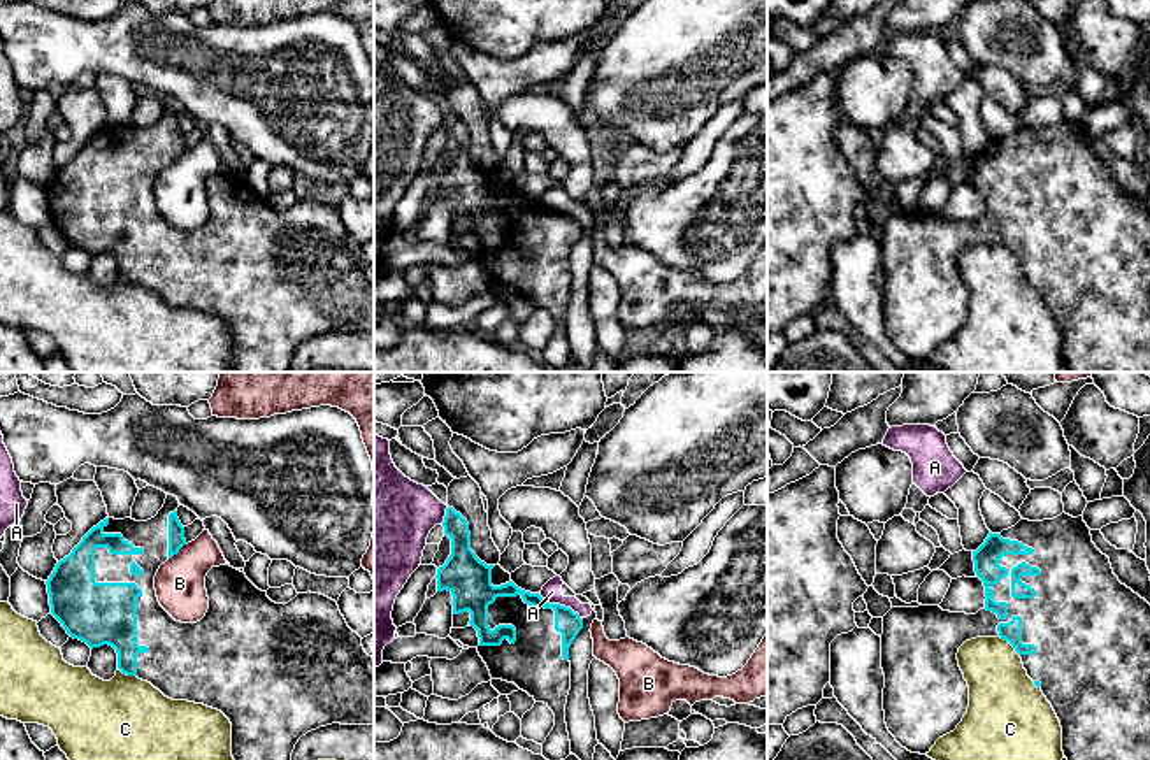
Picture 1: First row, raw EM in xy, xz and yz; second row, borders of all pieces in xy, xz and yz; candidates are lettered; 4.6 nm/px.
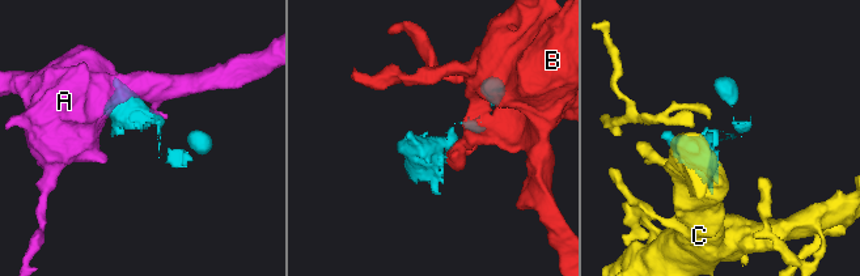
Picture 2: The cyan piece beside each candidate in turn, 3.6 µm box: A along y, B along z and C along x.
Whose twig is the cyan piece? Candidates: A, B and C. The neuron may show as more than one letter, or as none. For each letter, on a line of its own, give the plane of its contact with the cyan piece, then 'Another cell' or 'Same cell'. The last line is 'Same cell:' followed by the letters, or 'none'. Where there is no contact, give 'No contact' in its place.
A: Touches cyan in xz. Another cell
B: Touches cyan in xy. Another cell
C: Touches cyan in yz. Another cell
Same cell: none

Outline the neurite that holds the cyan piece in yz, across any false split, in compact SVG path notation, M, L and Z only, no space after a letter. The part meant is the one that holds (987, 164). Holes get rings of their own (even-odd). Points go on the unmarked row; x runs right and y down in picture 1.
M1066 119L1053 126L1029 128L1020 126L1015 133L1001 140L988 140L985 149L973 158L974 179L985 193L985 214L976 221L950 219L939 212L892 214L883 223L881 240L881 276L885 281L883 318L888 339L911 360L925 362L936 348L957 335L969 314L969 293L959 274L959 255L976 244L1001 244L1020 262L1027 283L1052 311L1062 333L1062 358L1071 372L1150 372L1150 211L1122 191L1113 181L1110 165L1092 149L1090 135L1083 123L1073 125Z

